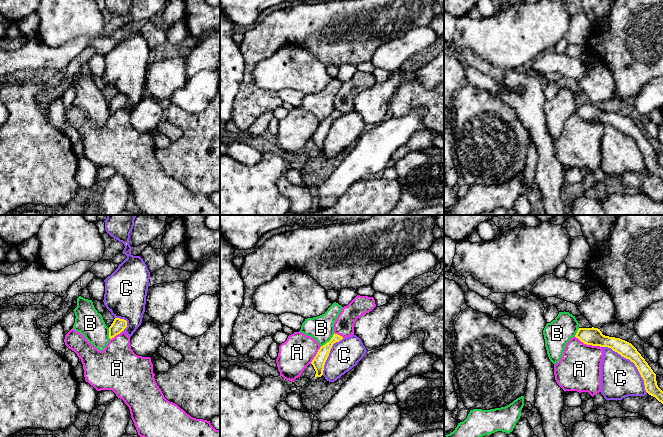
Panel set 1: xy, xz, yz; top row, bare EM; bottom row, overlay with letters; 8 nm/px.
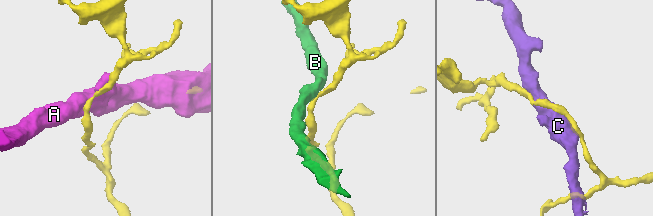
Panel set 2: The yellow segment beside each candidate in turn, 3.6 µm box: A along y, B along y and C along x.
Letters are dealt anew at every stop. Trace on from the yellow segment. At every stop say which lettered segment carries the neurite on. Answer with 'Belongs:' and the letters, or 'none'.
Belongs: none

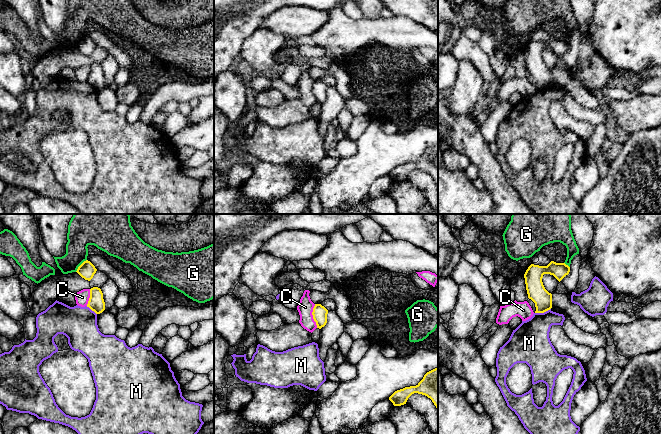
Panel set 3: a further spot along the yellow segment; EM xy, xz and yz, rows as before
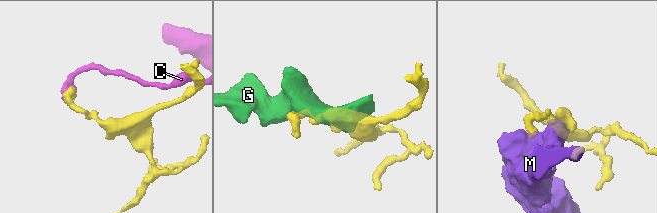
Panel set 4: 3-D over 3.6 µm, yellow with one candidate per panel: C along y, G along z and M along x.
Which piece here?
Belongs: none

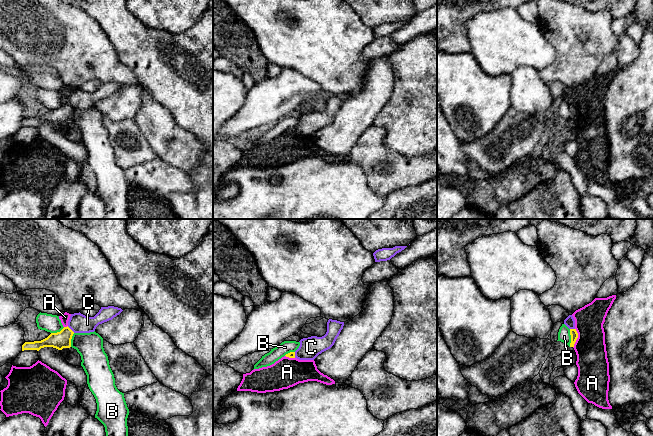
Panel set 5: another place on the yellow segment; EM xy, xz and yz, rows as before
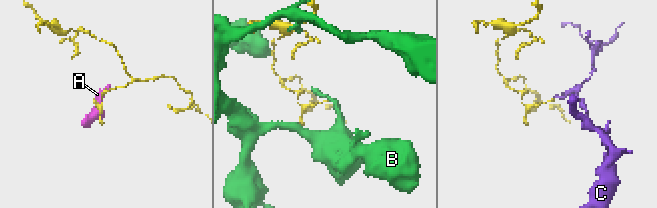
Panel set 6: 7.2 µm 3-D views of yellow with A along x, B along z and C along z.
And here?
Belongs: none

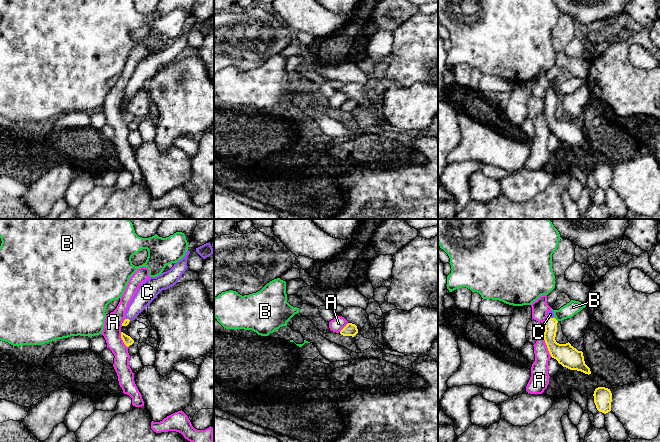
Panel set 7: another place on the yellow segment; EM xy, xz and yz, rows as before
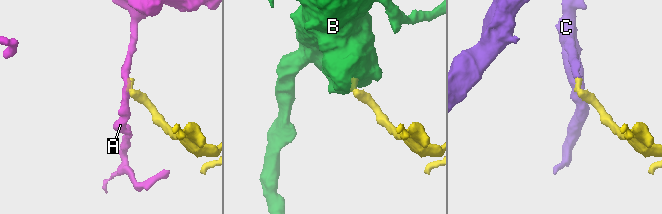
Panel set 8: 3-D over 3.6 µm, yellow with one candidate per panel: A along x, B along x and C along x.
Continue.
Belongs: C

